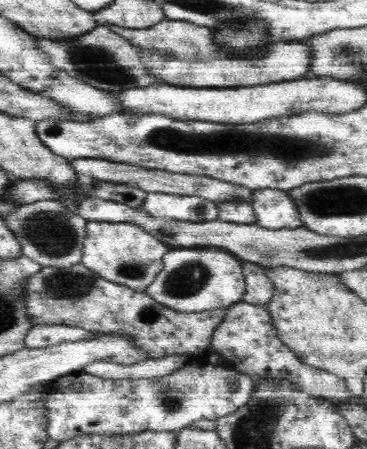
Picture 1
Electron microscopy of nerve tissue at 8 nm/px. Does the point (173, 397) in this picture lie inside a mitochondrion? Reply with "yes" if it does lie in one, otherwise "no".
yes

